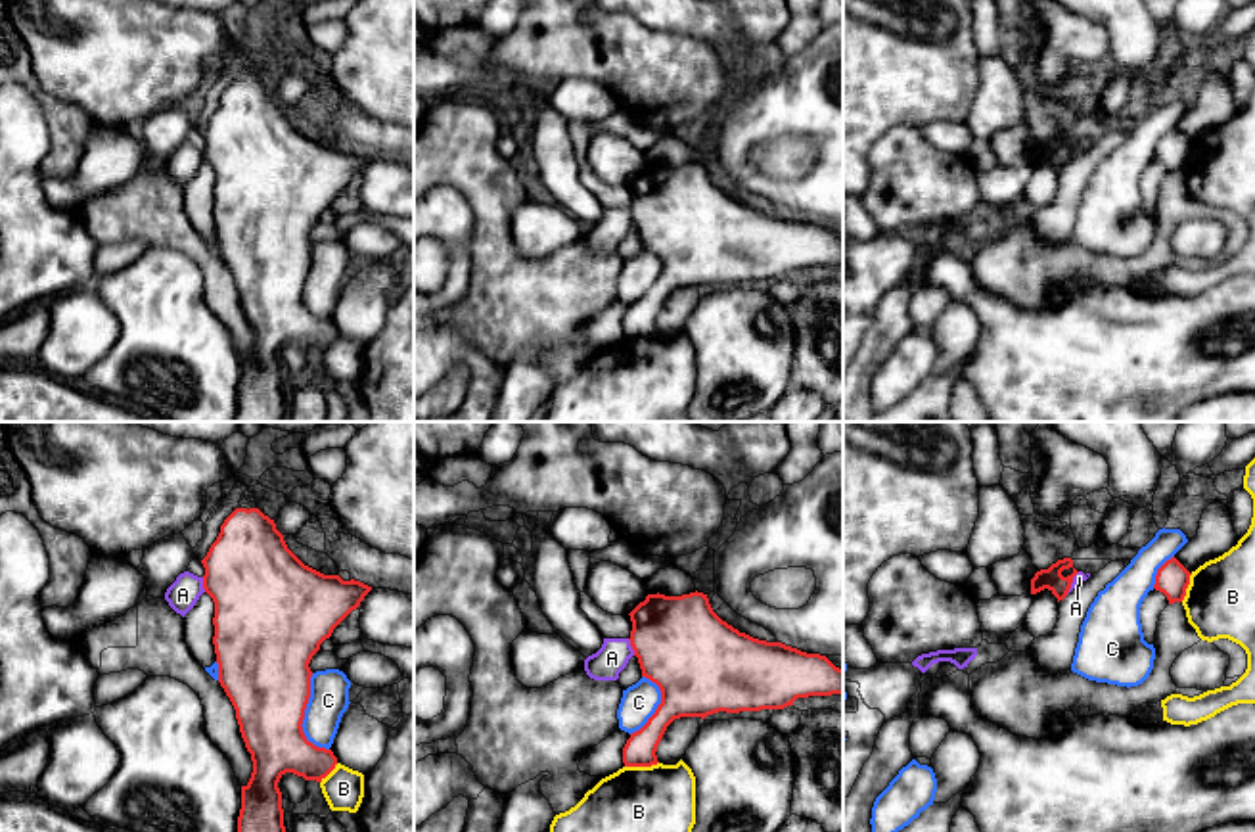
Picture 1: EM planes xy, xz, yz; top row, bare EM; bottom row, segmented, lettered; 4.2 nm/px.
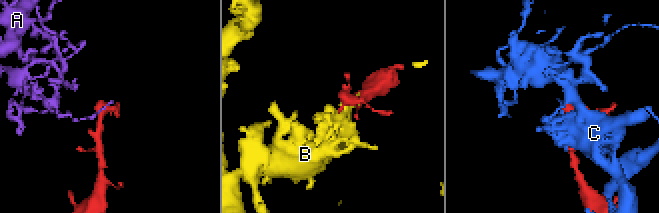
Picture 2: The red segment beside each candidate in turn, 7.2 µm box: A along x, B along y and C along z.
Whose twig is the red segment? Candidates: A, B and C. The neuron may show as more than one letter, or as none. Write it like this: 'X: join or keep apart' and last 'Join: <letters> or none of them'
A: keep apart
B: keep apart
C: keep apart
Join: none of them

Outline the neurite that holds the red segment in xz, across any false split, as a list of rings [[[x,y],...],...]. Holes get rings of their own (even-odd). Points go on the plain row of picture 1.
[[[648,165],[630,184],[630,217],[642,247],[661,261],[661,274],[623,318],[625,337],[657,335],[657,316],[667,297],[680,288],[726,282],[784,280],[797,268],[843,265],[843,240],[826,226],[807,224],[782,213],[766,213],[740,203],[711,178],[707,165]]]

